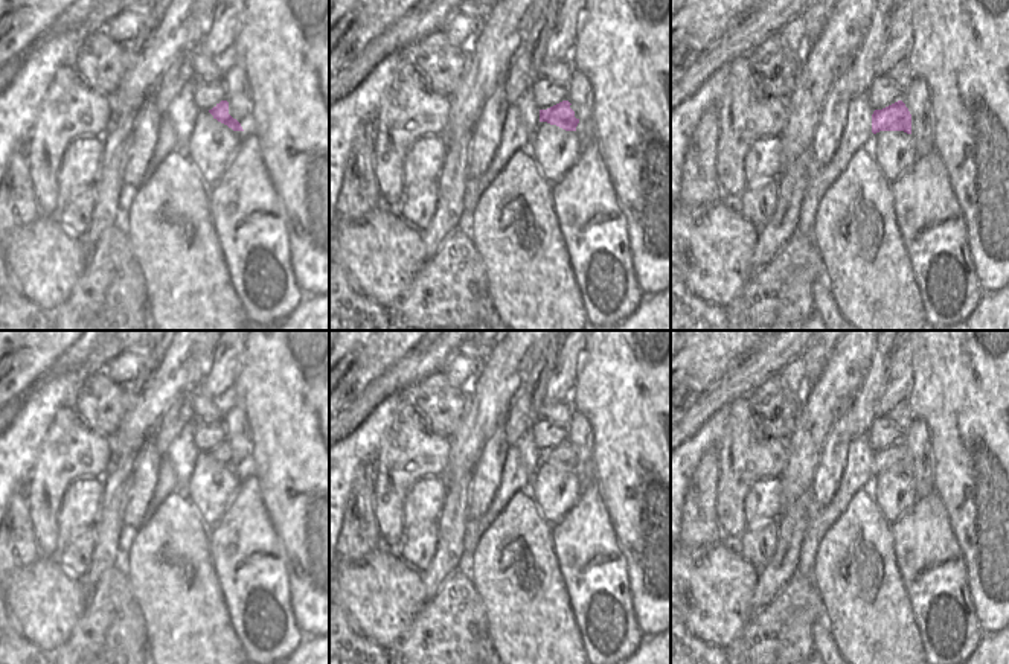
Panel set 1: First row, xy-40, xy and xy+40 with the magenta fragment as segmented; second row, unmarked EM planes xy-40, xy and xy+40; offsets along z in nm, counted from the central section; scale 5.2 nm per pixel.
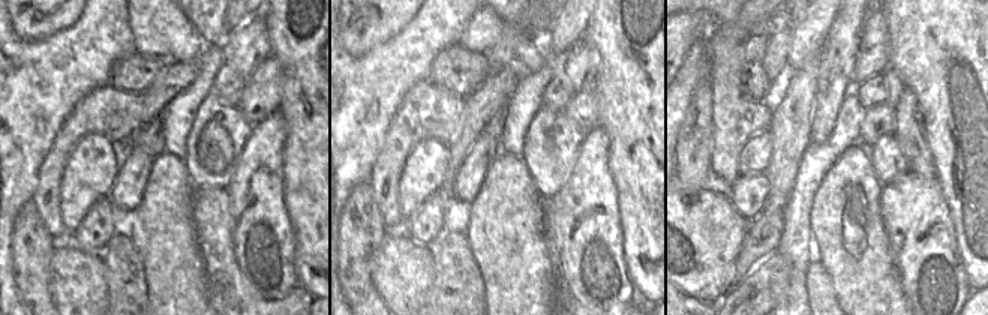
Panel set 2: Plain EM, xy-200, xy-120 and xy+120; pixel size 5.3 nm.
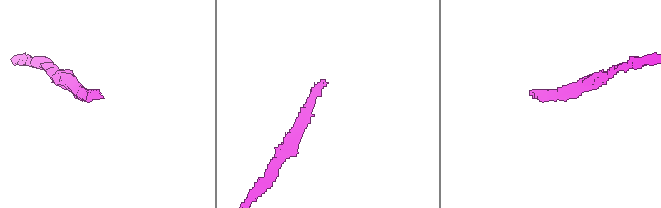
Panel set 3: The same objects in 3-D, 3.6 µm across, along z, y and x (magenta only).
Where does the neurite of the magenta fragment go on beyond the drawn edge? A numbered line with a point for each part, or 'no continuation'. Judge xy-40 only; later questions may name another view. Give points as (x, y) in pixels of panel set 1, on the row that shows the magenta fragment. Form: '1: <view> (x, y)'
1: xy-40 (238, 105).

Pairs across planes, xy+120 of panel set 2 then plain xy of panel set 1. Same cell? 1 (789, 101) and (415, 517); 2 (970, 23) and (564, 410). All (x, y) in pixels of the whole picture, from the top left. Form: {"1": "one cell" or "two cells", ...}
{"1": "two cells", "2": "two cells"}

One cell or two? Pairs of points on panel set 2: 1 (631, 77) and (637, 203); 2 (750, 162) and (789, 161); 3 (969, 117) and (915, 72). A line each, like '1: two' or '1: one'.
1: one
2: two
3: one

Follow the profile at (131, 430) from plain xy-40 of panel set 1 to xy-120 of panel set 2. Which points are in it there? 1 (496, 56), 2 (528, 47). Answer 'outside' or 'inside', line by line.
1: inside
2: outside

